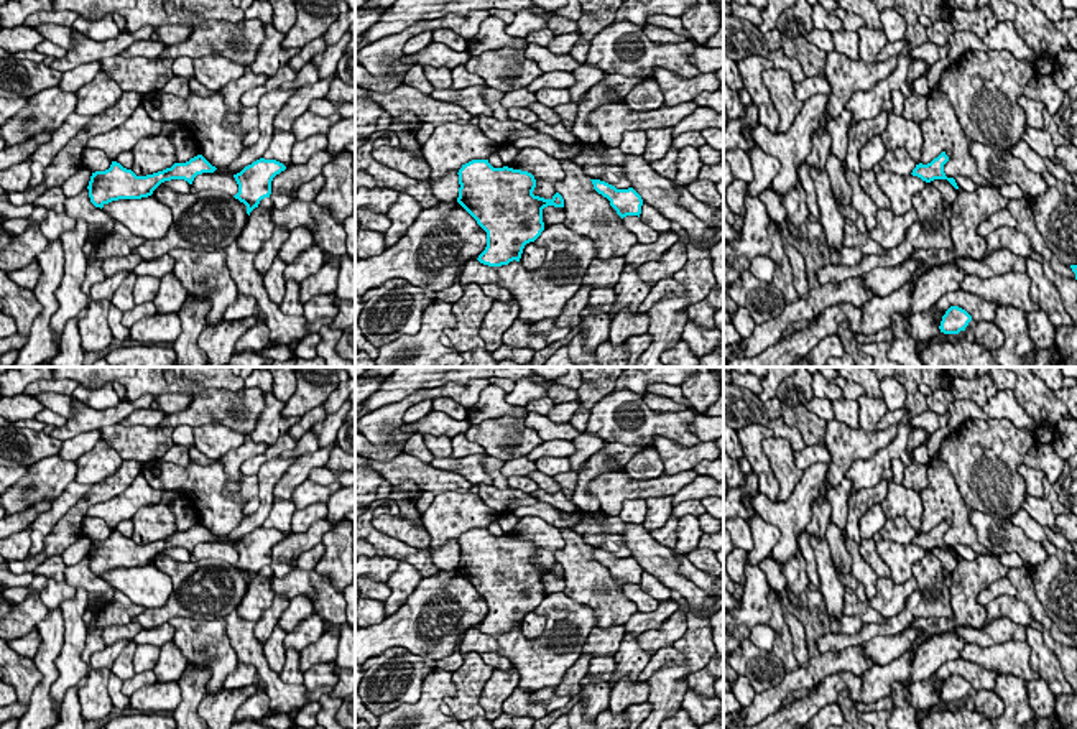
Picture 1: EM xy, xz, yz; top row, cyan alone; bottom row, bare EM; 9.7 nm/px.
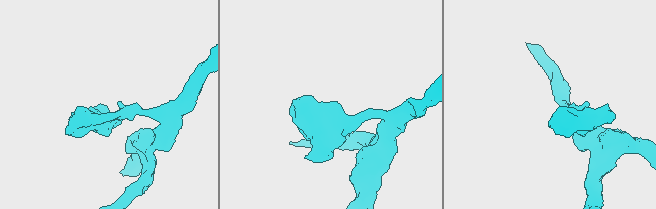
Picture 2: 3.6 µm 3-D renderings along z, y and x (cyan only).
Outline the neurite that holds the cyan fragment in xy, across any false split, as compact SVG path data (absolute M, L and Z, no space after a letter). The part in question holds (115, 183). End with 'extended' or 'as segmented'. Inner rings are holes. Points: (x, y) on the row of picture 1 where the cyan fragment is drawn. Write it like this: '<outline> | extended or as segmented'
M202 155L146 176L136 176L132 169L112 161L109 169L92 173L87 189L90 202L102 209L112 201L148 197L164 181L184 179L192 184L197 174L215 169Z | as segmented

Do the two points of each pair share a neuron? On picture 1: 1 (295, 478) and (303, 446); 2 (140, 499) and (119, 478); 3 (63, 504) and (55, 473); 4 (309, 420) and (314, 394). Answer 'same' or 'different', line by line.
1: different
2: different
3: different
4: different

